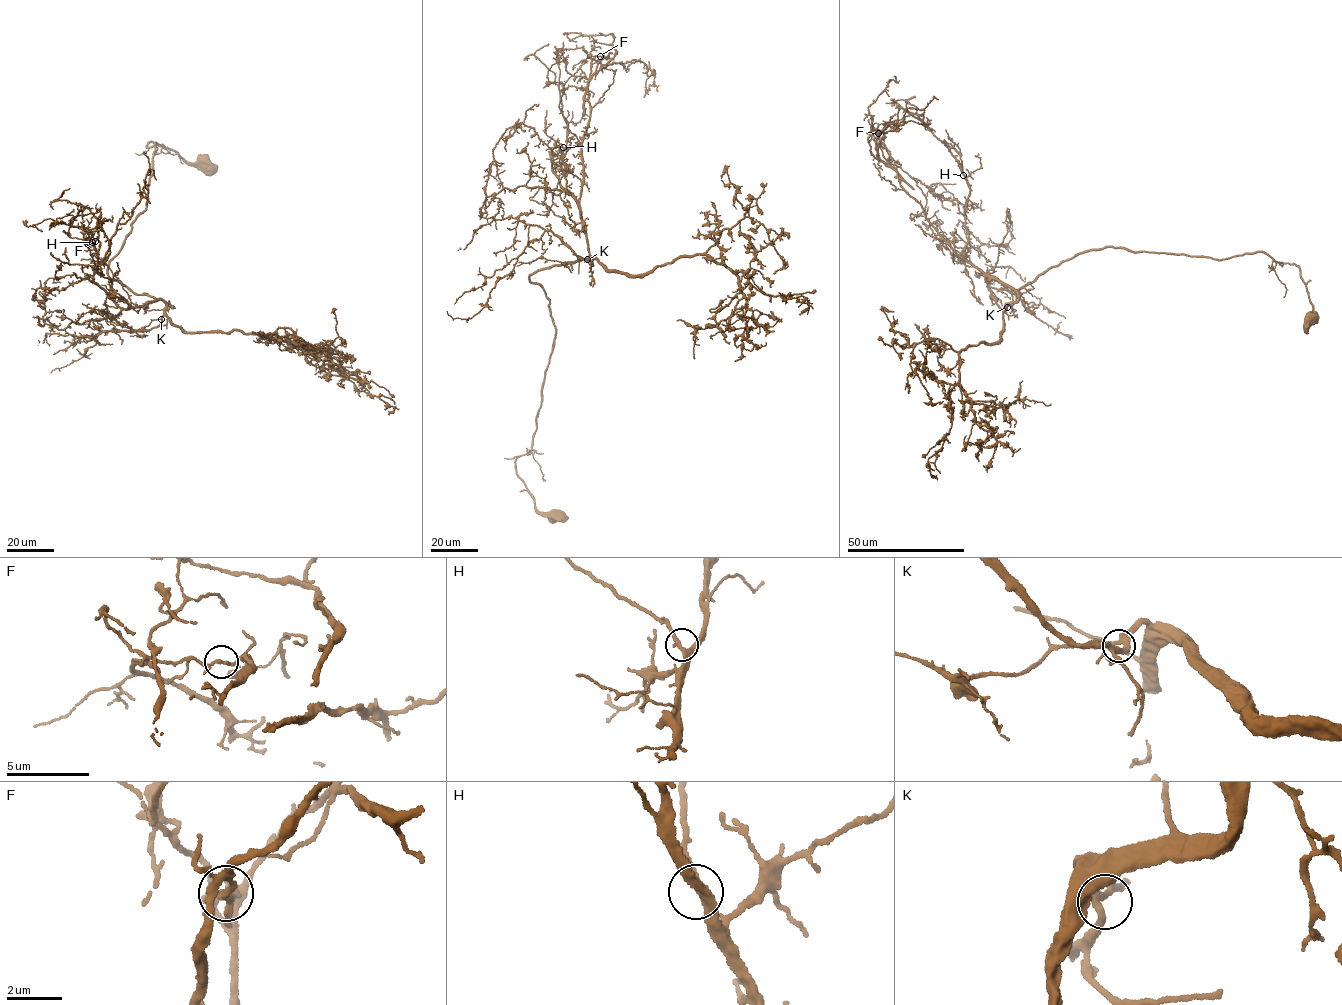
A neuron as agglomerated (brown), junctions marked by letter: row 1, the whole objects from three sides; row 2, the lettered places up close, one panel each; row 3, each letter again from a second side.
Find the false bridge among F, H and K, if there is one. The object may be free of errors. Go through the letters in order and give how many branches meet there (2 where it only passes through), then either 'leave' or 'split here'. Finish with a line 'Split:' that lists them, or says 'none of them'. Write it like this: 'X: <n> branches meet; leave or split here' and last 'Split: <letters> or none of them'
F: 3 branches meet; split here
H: 3 branches meet; leave
K: 3 branches meet; leave
Split: F

